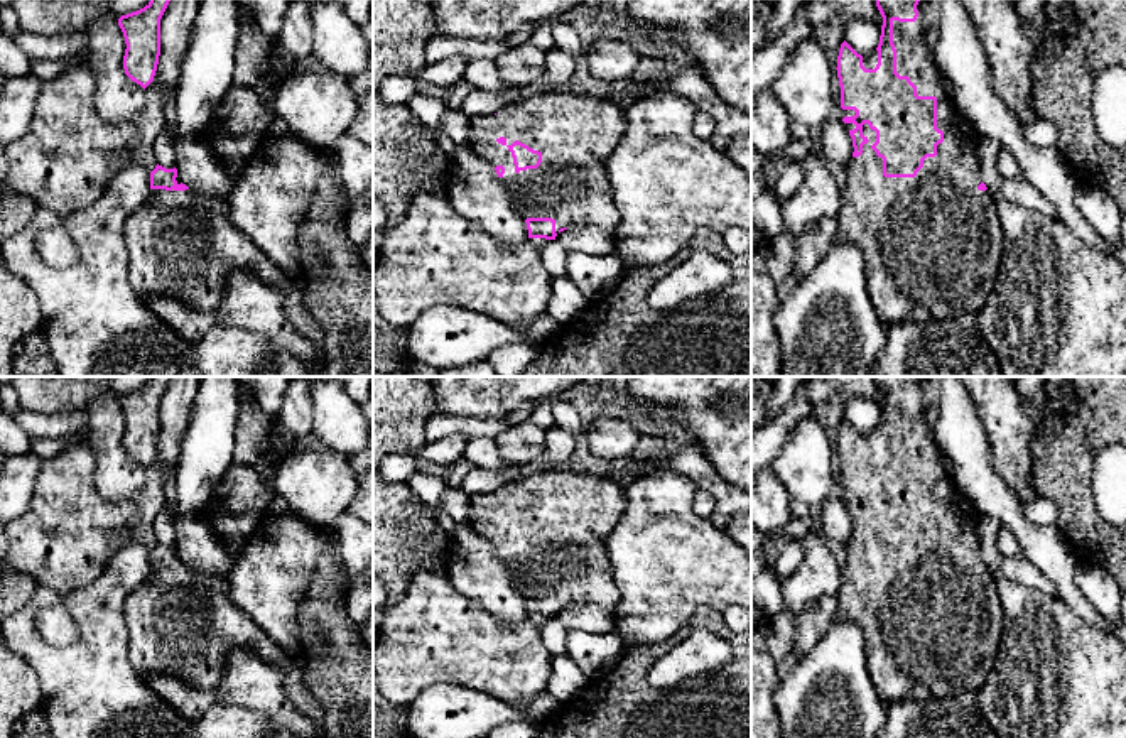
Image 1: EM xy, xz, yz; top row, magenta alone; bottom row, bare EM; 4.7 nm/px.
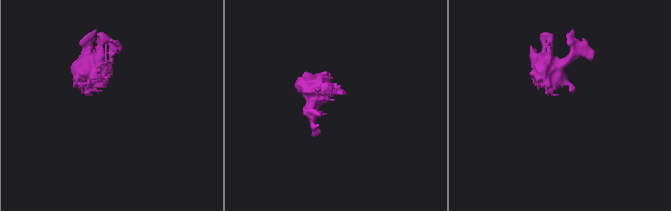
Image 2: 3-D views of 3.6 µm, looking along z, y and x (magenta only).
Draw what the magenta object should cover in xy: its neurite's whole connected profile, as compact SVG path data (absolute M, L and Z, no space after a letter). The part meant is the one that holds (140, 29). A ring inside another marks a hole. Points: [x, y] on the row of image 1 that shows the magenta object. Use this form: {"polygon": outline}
{"polygon": "M150 0L143 8L122 15L125 74L143 90L154 81L160 56L160 19L171 0Z"}

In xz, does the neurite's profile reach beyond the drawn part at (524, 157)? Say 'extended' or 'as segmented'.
extended

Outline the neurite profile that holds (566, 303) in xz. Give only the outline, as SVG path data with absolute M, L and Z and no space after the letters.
M552 279L552 292L545 312L557 323L564 324L576 319L589 304L589 299L569 279Z

